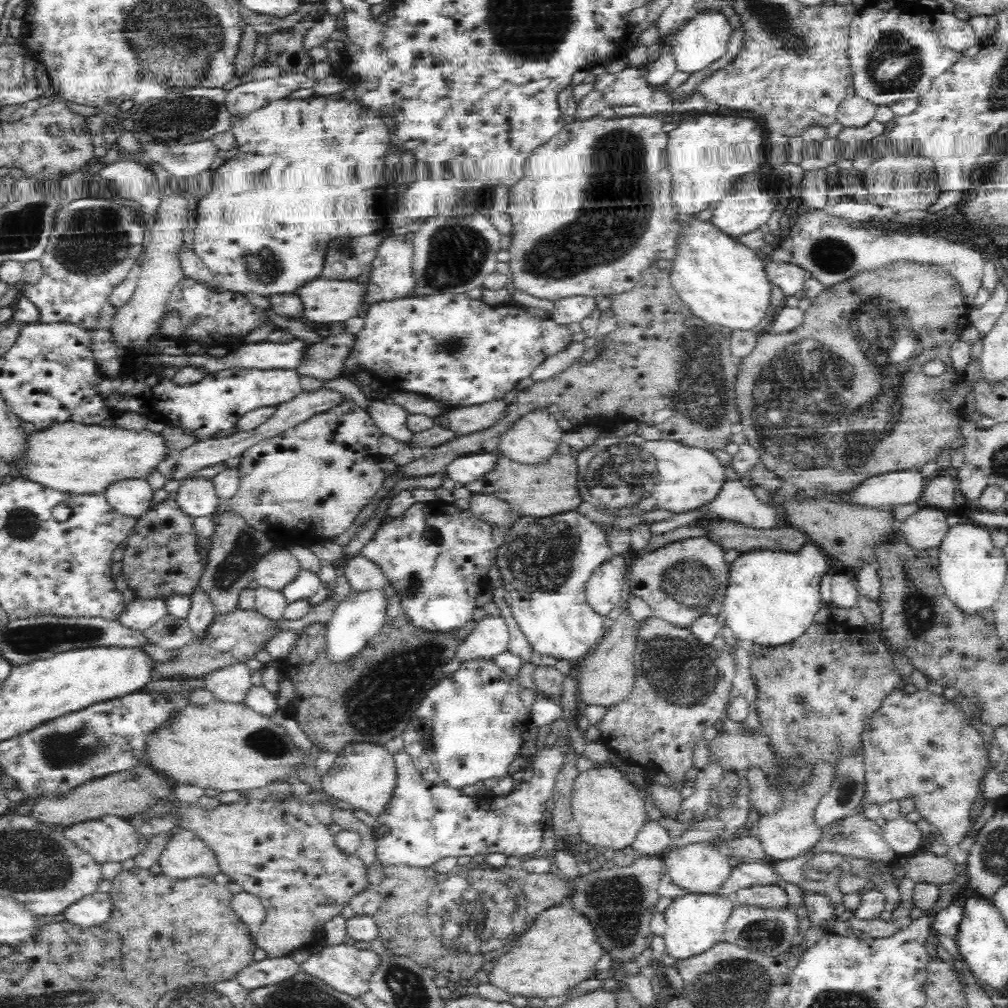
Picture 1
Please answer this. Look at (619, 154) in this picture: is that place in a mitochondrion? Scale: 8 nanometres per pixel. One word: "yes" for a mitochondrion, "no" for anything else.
yes

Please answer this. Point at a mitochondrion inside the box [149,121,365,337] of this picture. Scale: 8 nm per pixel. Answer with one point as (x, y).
(264, 266)

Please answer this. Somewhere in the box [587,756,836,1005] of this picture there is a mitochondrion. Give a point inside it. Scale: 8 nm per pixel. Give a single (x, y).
(767, 934)

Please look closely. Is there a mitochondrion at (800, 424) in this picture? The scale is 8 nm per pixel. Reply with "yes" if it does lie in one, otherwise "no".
yes

